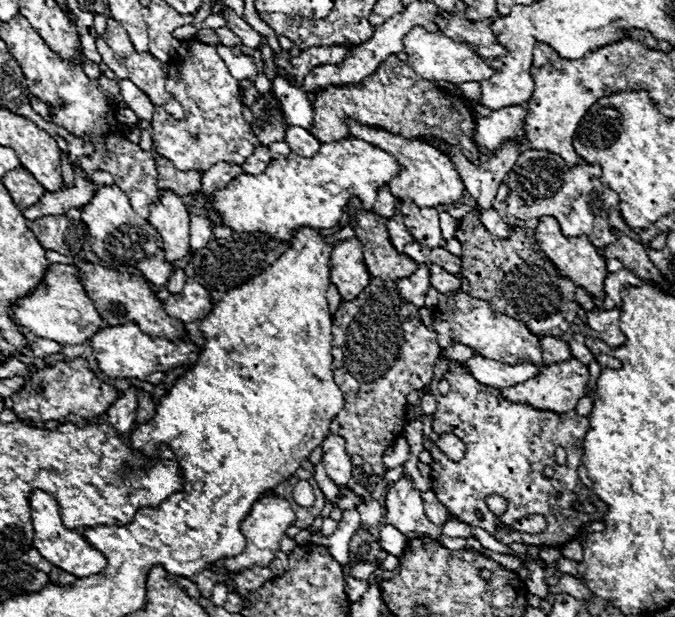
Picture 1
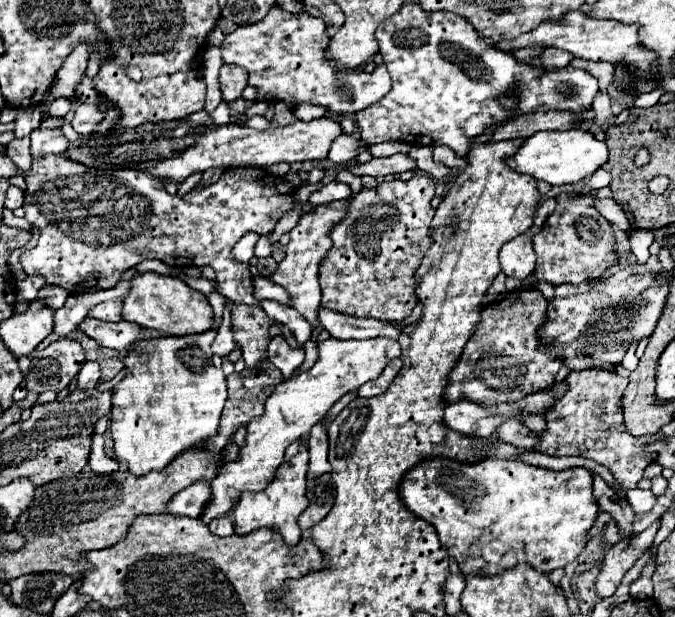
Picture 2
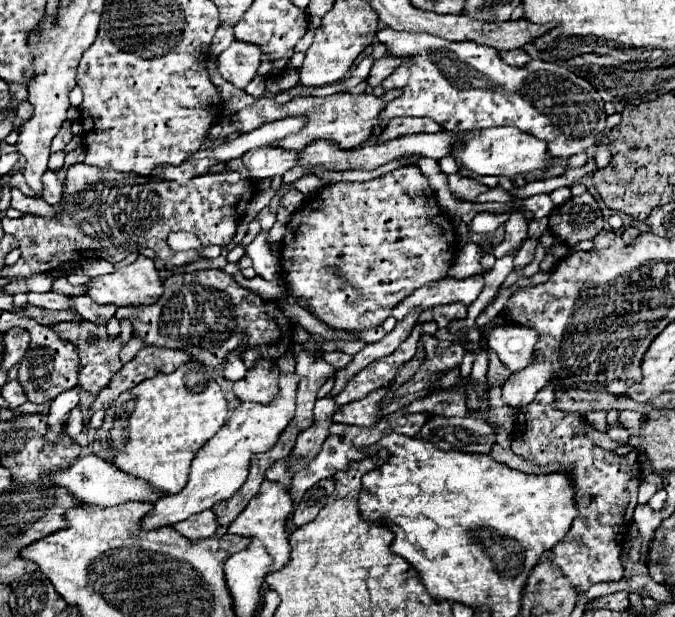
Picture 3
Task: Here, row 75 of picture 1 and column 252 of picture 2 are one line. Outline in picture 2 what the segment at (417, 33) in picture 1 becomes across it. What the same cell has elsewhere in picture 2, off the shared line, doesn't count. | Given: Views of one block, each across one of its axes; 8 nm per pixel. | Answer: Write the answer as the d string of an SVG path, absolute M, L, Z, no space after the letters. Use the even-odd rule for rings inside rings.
M370 338L370 340L322 340L320 358L316 364L284 382L280 382L268 396L264 414L256 416L246 426L246 440L240 446L238 458L234 462L224 462L218 476L210 482L212 498L204 506L200 520L210 524L216 518L226 516L240 500L242 492L260 492L272 480L272 472L282 464L284 450L294 440L306 436L310 428L326 416L326 410L350 390L358 390L364 382L380 376L388 360L400 356L400 344L390 338Z

